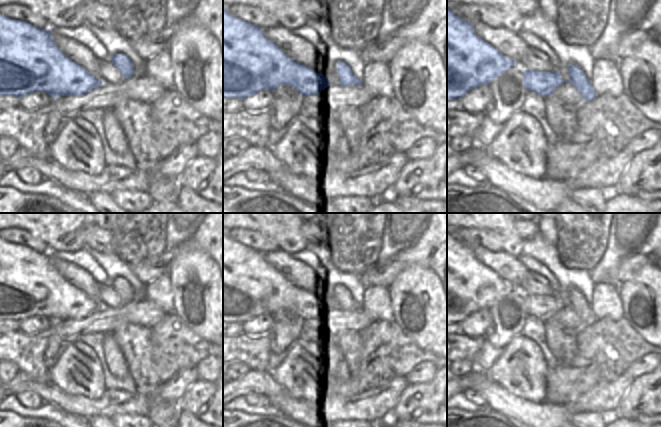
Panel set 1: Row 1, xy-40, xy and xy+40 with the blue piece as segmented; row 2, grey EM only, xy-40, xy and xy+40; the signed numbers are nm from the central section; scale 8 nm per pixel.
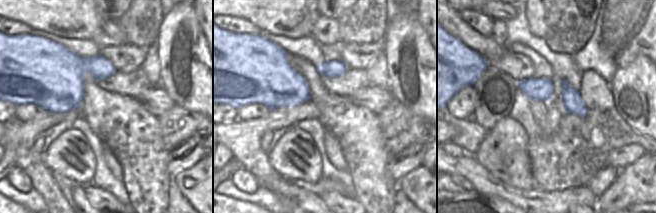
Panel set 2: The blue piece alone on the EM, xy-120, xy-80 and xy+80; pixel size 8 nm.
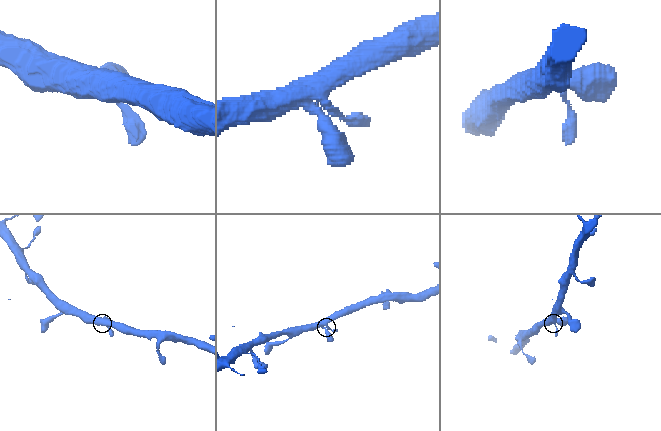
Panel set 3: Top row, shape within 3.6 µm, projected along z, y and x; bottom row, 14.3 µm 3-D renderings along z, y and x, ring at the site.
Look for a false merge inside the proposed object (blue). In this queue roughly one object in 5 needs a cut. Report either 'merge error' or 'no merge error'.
no merge error

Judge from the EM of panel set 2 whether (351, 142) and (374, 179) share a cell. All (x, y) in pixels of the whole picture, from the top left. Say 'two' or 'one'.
one

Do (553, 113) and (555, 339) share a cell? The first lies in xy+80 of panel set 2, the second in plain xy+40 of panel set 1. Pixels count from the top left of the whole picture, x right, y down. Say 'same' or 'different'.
different

